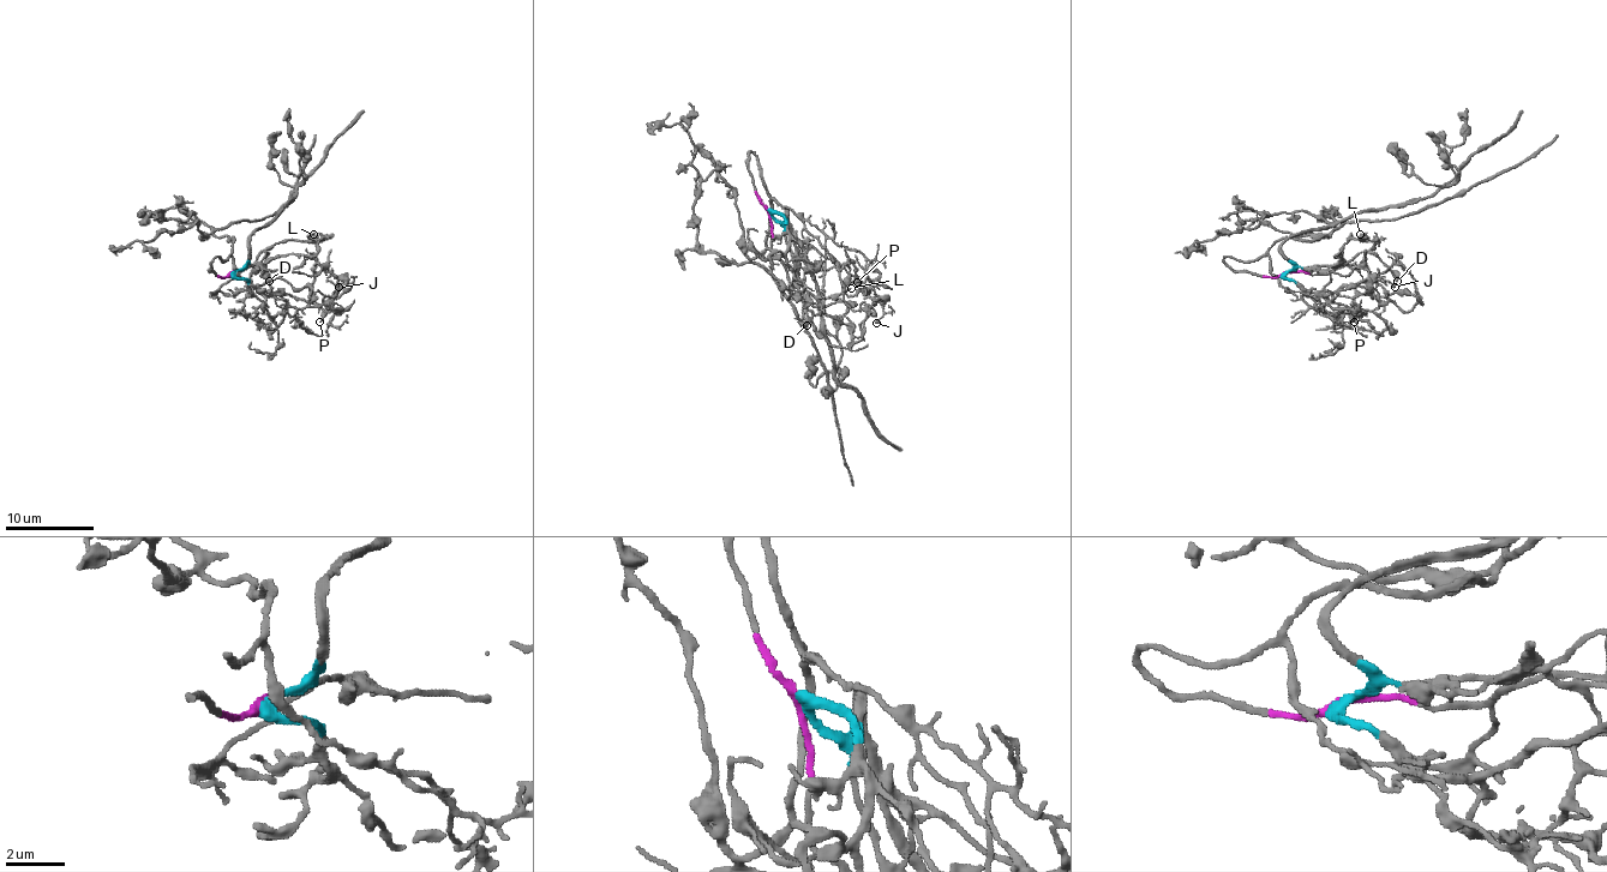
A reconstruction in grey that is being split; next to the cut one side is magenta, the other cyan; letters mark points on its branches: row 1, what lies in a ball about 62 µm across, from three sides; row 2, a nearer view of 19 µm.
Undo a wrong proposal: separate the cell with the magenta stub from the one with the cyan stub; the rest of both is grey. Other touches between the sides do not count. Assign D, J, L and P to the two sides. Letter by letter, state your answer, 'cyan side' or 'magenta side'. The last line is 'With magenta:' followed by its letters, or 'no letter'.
D: cyan side
J: cyan side
L: cyan side
P: cyan side
With magenta: no letter

